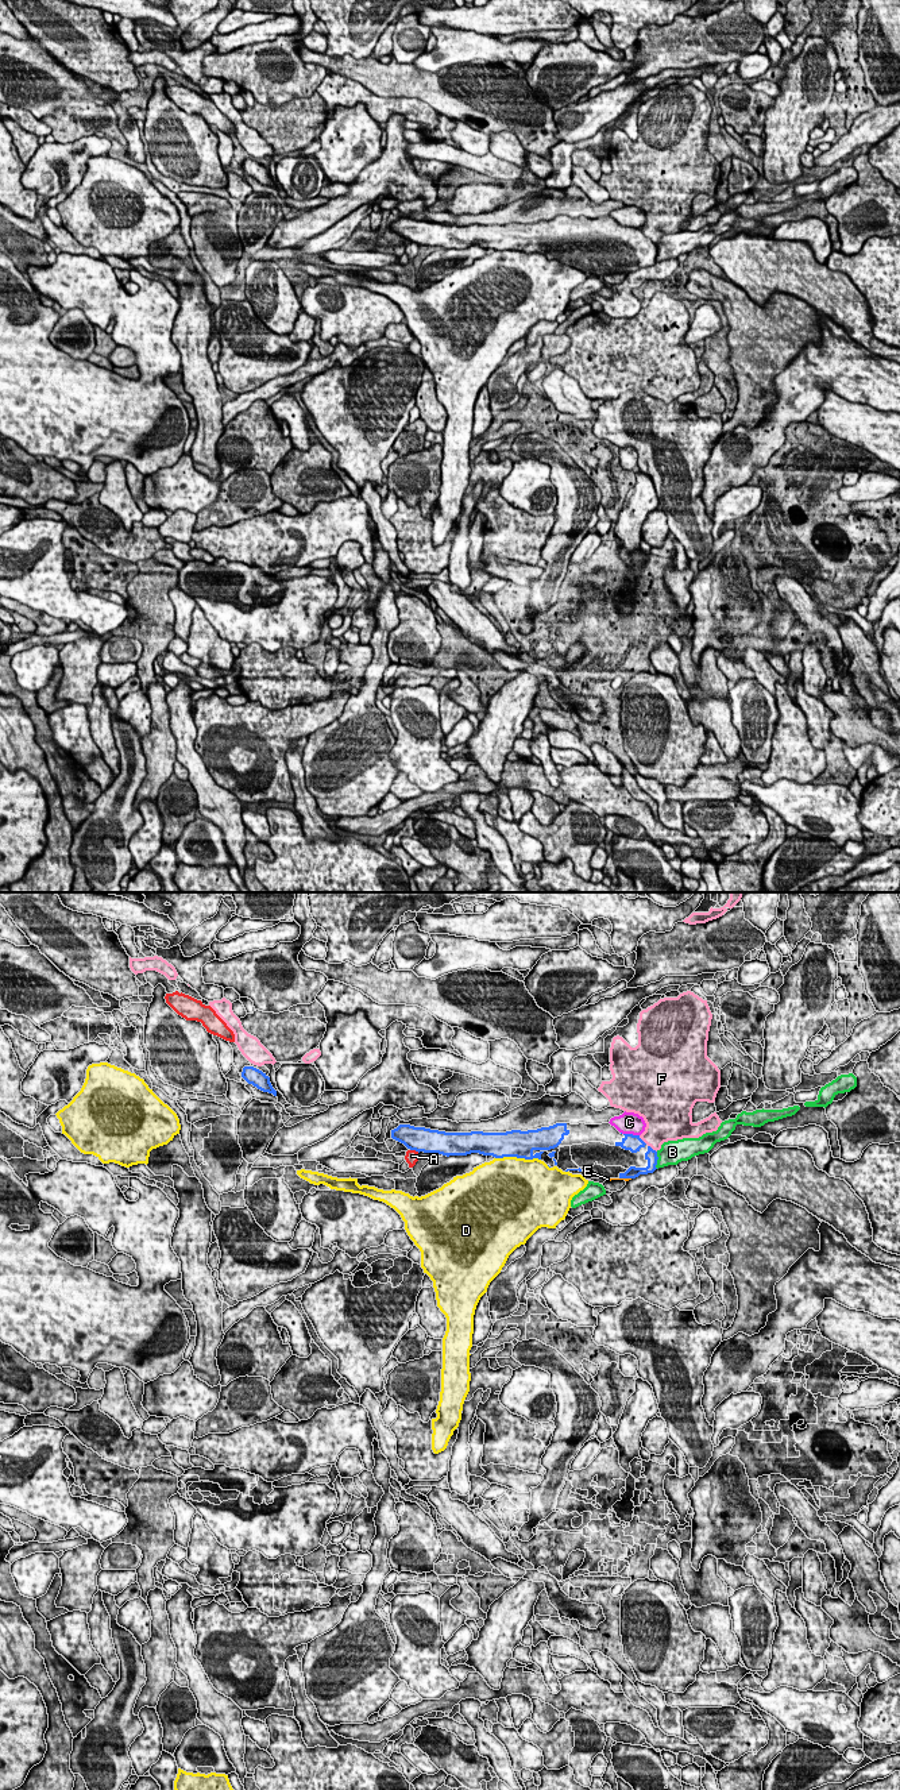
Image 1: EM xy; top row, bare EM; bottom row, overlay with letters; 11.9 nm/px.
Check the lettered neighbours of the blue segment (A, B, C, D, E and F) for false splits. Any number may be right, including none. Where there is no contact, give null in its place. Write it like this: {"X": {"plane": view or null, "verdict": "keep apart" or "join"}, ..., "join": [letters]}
{"A": {"plane": "xy", "verdict": "keep apart"}, "B": {"plane": "xy", "verdict": "keep apart"}, "C": {"plane": "xy", "verdict": "keep apart"}, "D": {"plane": "xy", "verdict": "keep apart"}, "E": {"plane": "xy", "verdict": "join"}, "F": {"plane": "xy", "verdict": "keep apart"}, "join": ["E"]}

